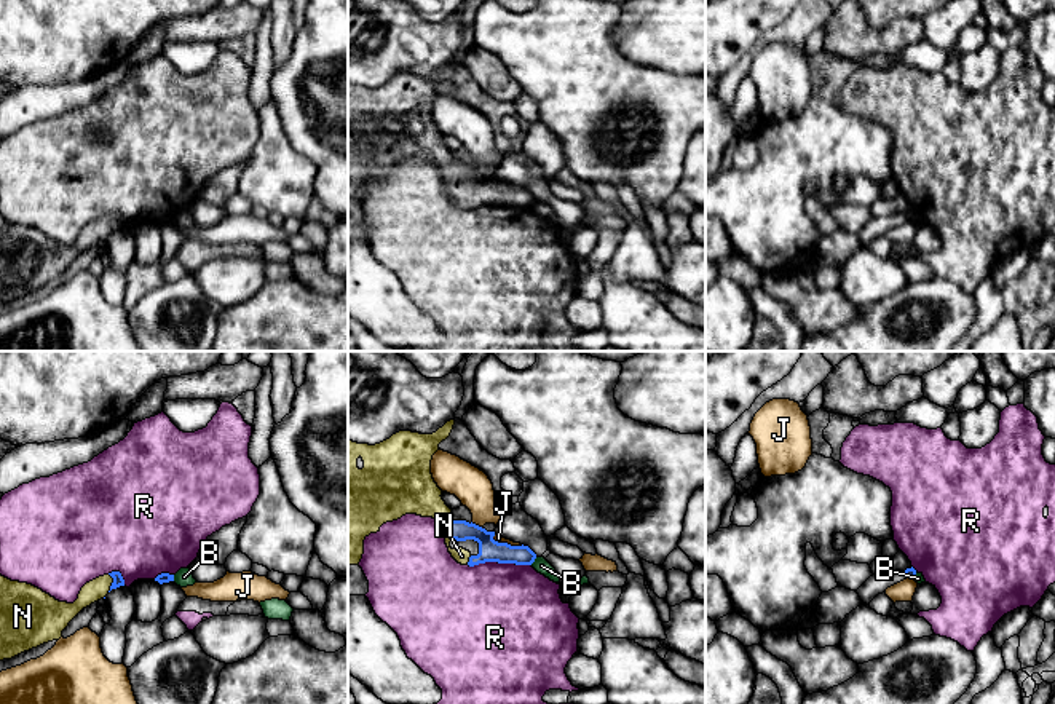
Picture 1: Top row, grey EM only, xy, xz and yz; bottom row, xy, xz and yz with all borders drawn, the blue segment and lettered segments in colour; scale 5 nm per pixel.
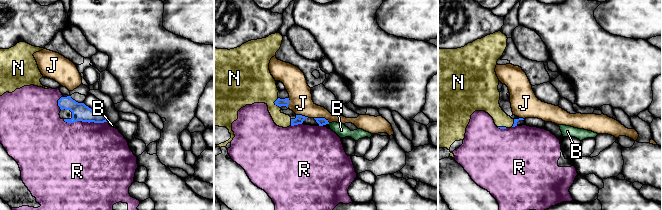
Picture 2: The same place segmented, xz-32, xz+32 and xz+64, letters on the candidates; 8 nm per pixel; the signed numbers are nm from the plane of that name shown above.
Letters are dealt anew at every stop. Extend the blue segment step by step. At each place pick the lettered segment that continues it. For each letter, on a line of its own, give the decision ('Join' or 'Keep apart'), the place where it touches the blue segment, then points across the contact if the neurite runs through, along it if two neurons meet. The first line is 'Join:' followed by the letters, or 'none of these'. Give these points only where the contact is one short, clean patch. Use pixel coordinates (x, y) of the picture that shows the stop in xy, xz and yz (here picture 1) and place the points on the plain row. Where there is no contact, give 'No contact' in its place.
Join: N
B: Keep apart. Touches blue at xz (533, 203). Boundary: xz (537, 200), (530, 206)
J: Keep apart. Touches blue at xz (478, 168). Boundary: xz (471, 165), (482, 171)
N: Join. Touches blue at xy (112, 225). Path across: xy (117, 219), (112, 225), (96, 232)
R: Keep apart. Touches blue at xz (498, 205)

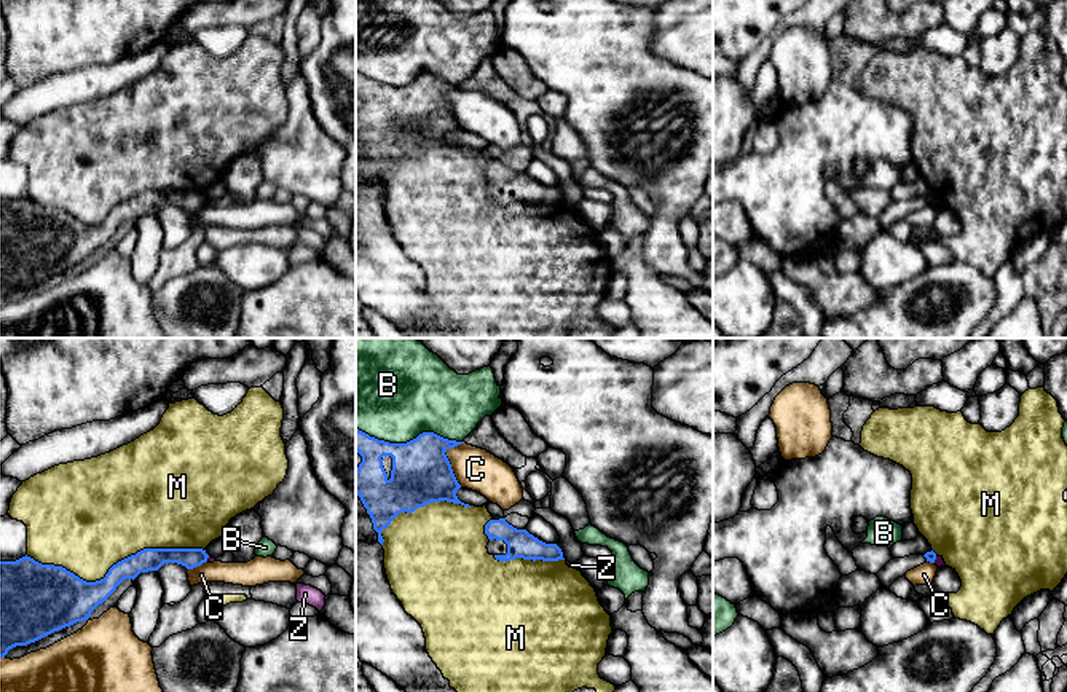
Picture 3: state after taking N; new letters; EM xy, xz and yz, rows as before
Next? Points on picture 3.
Join: none of these
B: Keep apart. Touches blue at xz (410, 83)
C: Keep apart. Touches blue at xz (448, 104)
M: Keep apart. Touches blue at xy (114, 208)
Z: Keep apart. Touches blue at yz (935, 201). Boundary: yz (937, 198), (933, 204)

